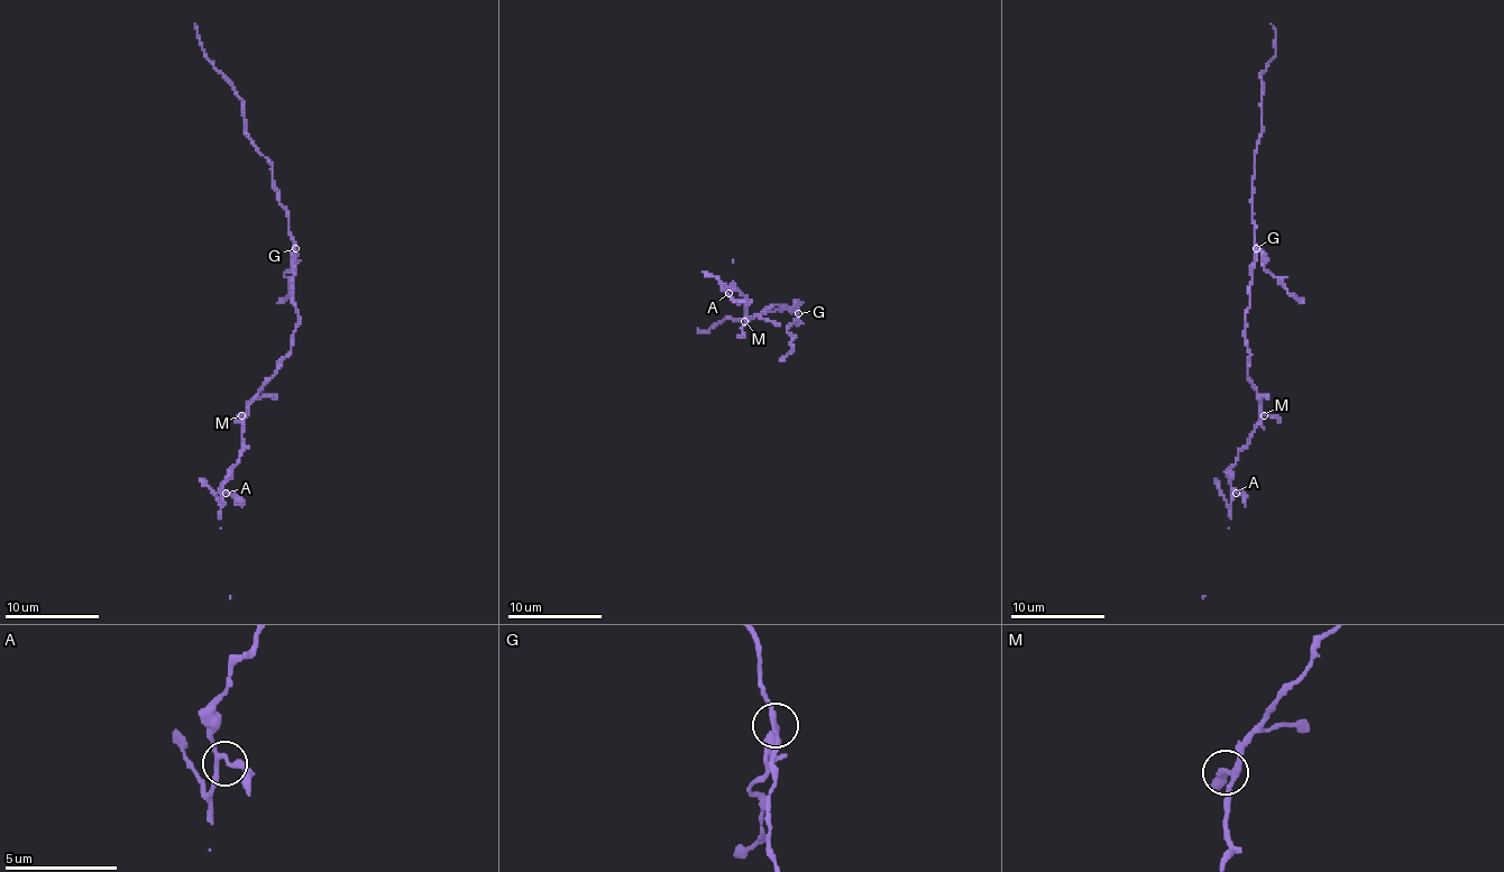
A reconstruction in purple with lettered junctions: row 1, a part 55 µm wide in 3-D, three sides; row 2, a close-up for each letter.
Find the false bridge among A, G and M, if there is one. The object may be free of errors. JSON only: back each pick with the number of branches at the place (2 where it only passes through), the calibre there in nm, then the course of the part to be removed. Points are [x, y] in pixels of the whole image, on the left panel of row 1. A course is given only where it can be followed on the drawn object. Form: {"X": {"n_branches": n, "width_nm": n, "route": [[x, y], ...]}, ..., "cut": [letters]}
{"G": {"n_branches": 3, "width_nm": 240, "route": [[295, 249], [291, 267], [284, 275], [289, 293], [277, 303]]}, "cut": ["G"]}

